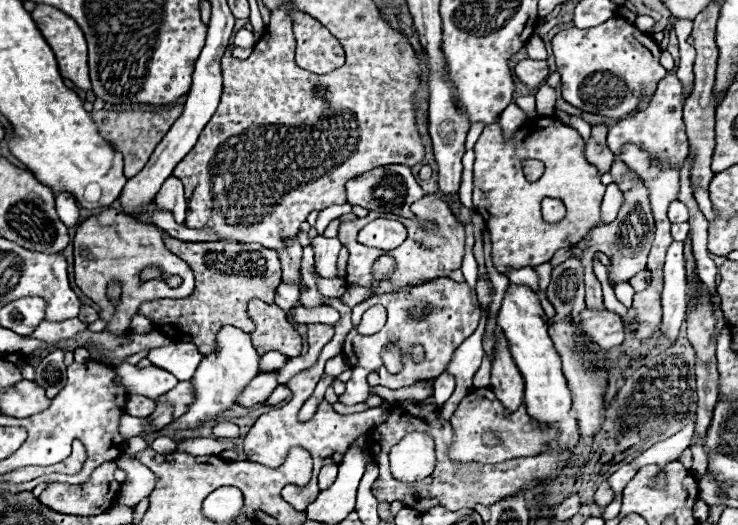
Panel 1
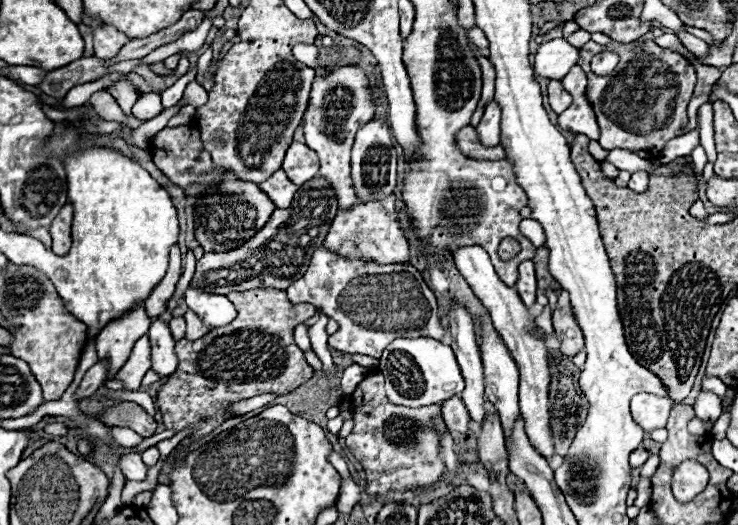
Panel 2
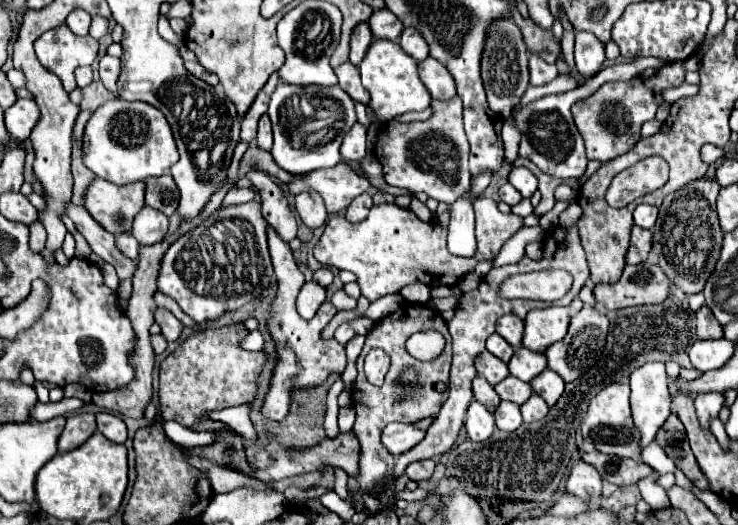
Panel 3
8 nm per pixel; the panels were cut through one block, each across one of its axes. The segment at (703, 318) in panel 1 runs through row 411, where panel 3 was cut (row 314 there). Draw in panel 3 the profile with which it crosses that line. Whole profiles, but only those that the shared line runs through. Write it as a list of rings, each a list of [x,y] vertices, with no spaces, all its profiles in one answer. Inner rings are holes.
[[[706,304],[696,312],[696,334],[698,334],[700,340],[720,338],[722,336],[720,322],[712,316],[712,312],[710,312],[710,308]]]

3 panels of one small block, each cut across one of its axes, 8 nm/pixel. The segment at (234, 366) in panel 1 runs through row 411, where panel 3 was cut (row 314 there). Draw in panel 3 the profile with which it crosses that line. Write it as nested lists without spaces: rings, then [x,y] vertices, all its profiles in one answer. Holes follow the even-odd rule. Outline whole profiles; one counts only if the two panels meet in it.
[[[248,202],[240,206],[228,206],[214,212],[200,226],[180,236],[160,262],[160,272],[156,278],[158,292],[174,298],[178,306],[196,322],[218,320],[224,312],[234,312],[250,300],[258,300],[260,294],[270,286],[272,262],[266,246],[266,220],[260,214],[260,202]]]

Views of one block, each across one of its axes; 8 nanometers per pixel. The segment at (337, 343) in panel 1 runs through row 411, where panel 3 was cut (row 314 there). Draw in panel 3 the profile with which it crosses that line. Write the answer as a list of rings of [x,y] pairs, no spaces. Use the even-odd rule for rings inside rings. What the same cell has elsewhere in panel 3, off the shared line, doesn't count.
[[[268,226],[268,248],[274,264],[274,274],[278,278],[278,296],[272,306],[272,316],[268,318],[268,328],[278,342],[278,352],[280,352],[280,364],[276,368],[276,374],[270,384],[270,392],[266,396],[264,404],[264,416],[270,420],[282,420],[288,414],[288,404],[290,404],[290,392],[294,388],[308,388],[308,386],[320,386],[332,372],[344,372],[346,368],[346,352],[344,346],[332,340],[322,340],[320,332],[324,326],[332,320],[336,314],[336,308],[326,302],[326,306],[320,306],[318,314],[312,320],[304,320],[298,310],[296,310],[296,298],[300,288],[304,286],[304,276],[298,270],[290,246]],[[388,294],[388,296],[372,302],[364,316],[376,322],[376,320],[380,320],[380,318],[396,312],[396,308],[400,308],[400,304],[404,304],[404,296],[402,294]]]

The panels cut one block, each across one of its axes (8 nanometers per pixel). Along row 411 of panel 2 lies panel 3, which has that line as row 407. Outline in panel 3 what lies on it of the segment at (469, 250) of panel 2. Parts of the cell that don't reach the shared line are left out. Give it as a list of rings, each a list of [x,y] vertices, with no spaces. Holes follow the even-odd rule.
[[[534,392],[530,396],[530,400],[520,406],[520,410],[522,410],[524,422],[536,422],[536,420],[542,420],[548,414],[548,404]]]

